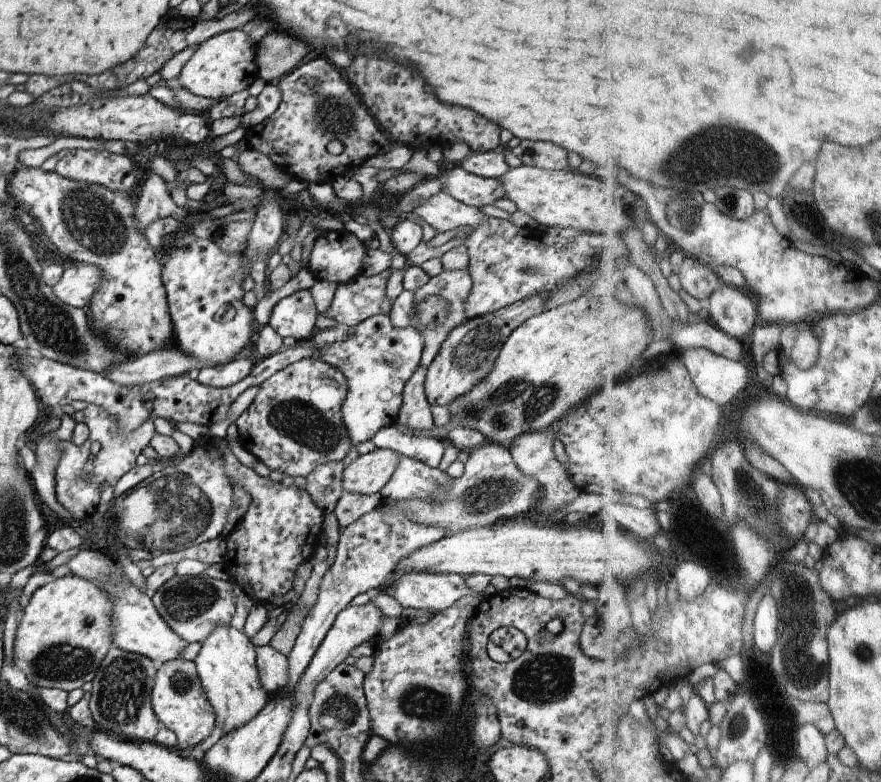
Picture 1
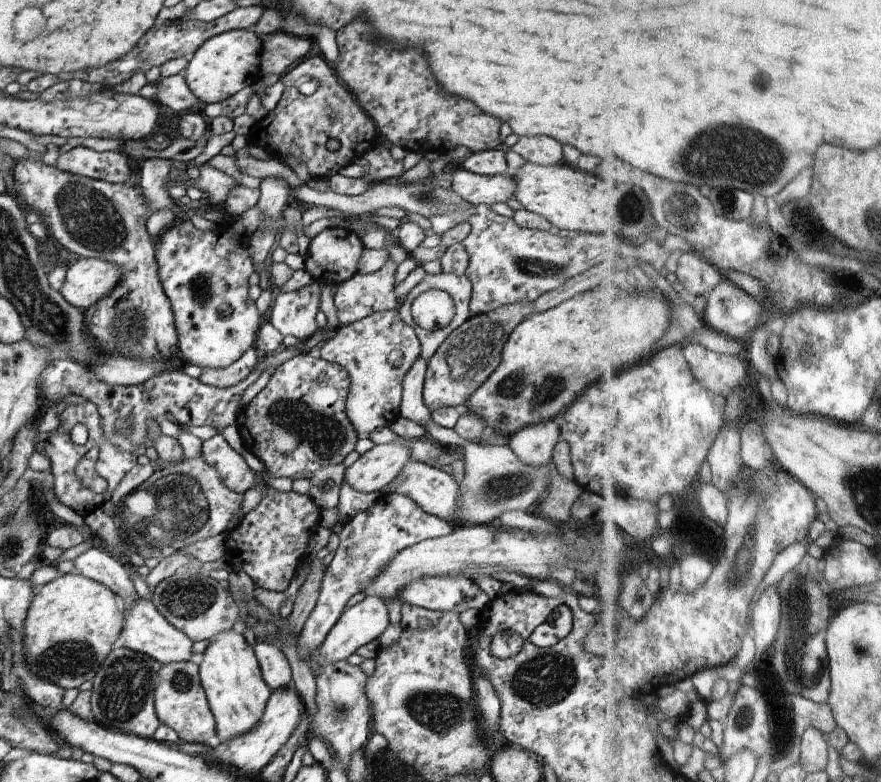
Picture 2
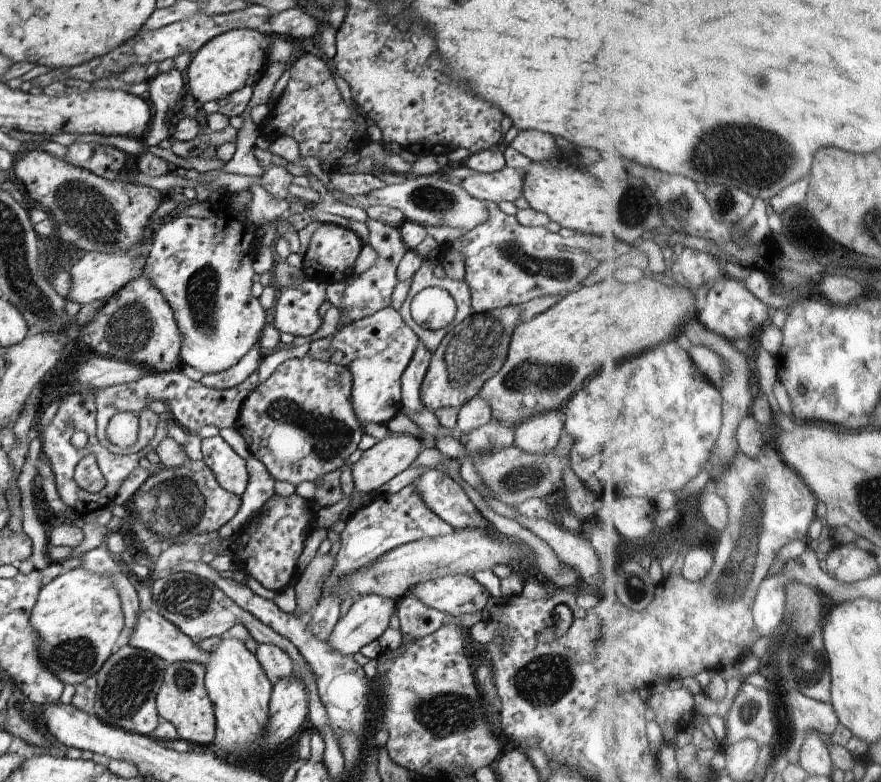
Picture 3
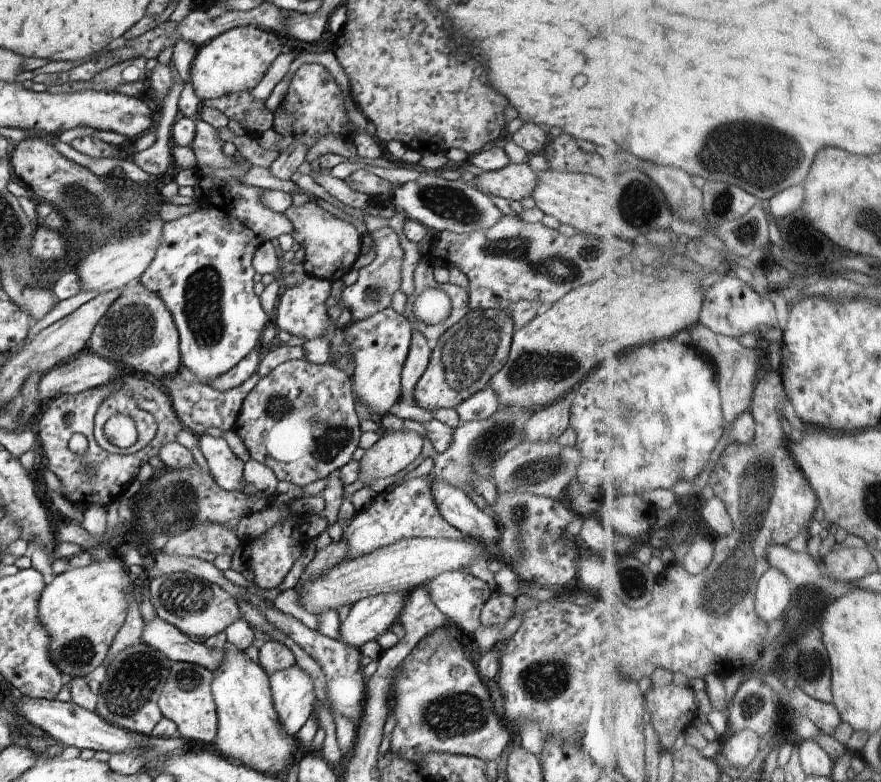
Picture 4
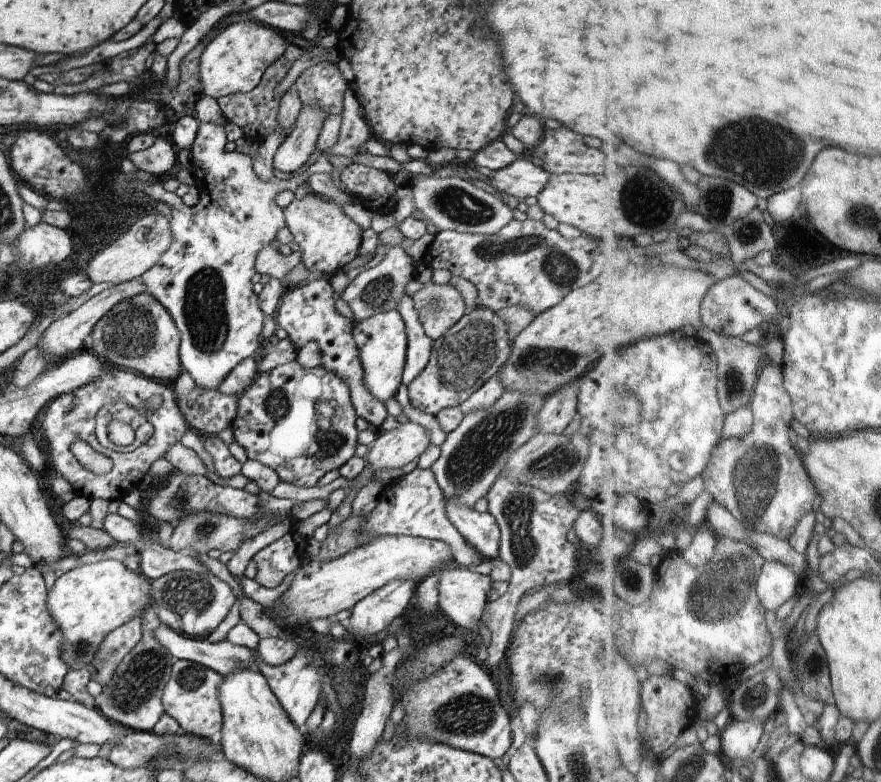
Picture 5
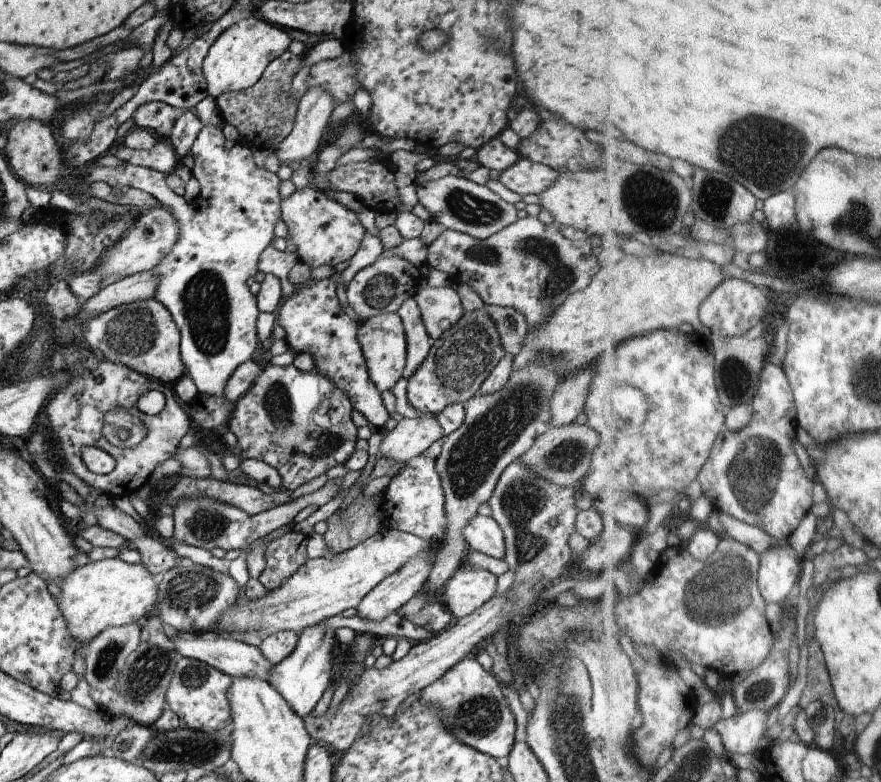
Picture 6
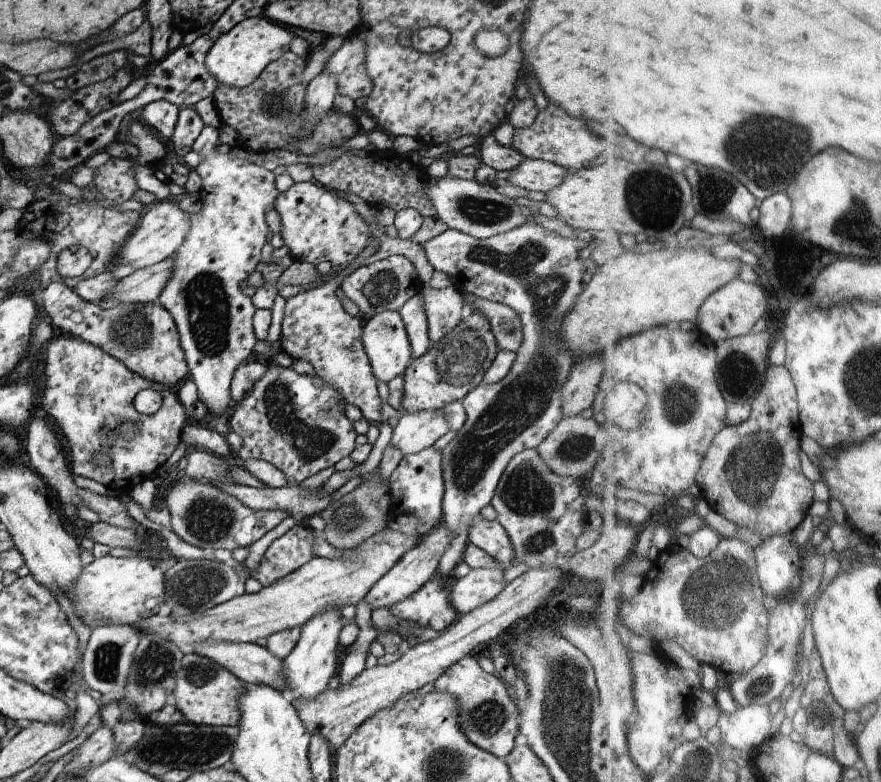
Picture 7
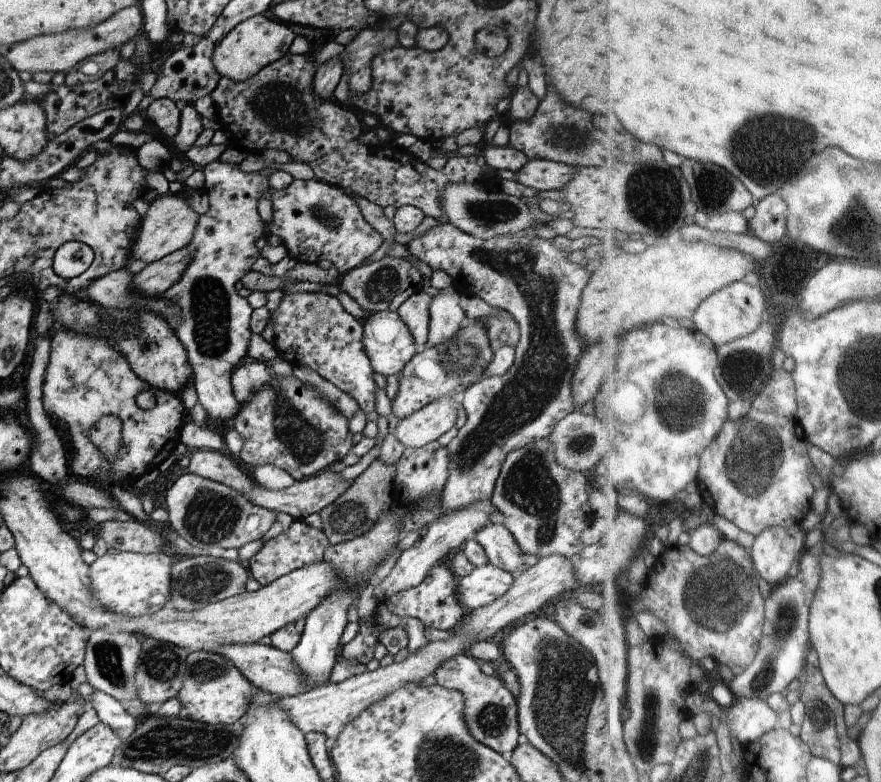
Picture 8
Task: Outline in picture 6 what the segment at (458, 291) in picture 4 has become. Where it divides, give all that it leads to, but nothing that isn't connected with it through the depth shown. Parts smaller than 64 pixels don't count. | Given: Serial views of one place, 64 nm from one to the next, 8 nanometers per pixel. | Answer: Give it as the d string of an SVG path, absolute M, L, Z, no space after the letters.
M453 285L420 289L413 297L418 304L426 332L436 341L462 318L462 300Z

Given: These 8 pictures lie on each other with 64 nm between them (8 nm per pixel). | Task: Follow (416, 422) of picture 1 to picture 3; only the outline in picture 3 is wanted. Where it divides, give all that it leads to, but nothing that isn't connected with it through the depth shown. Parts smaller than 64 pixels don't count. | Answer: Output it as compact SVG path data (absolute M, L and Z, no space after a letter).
M420 341L401 378L401 406L405 411L419 412L423 408L426 409L420 398L420 387L431 356L430 349Z

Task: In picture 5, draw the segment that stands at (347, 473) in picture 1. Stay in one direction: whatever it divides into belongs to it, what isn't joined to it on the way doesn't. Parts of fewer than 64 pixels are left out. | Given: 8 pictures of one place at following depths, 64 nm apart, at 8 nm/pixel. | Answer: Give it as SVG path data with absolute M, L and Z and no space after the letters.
M404 422L390 432L380 435L365 457L374 473L379 470L402 468L419 458L431 446L430 432L414 422Z

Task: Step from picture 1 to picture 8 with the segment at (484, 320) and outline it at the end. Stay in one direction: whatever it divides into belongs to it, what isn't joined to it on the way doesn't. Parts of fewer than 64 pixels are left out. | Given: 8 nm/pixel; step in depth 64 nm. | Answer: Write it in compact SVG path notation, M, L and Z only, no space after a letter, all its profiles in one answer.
M484 319L467 320L450 340L417 352L399 372L398 393L391 402L392 414L403 419L444 395L460 397L468 387L482 380L493 354Z

